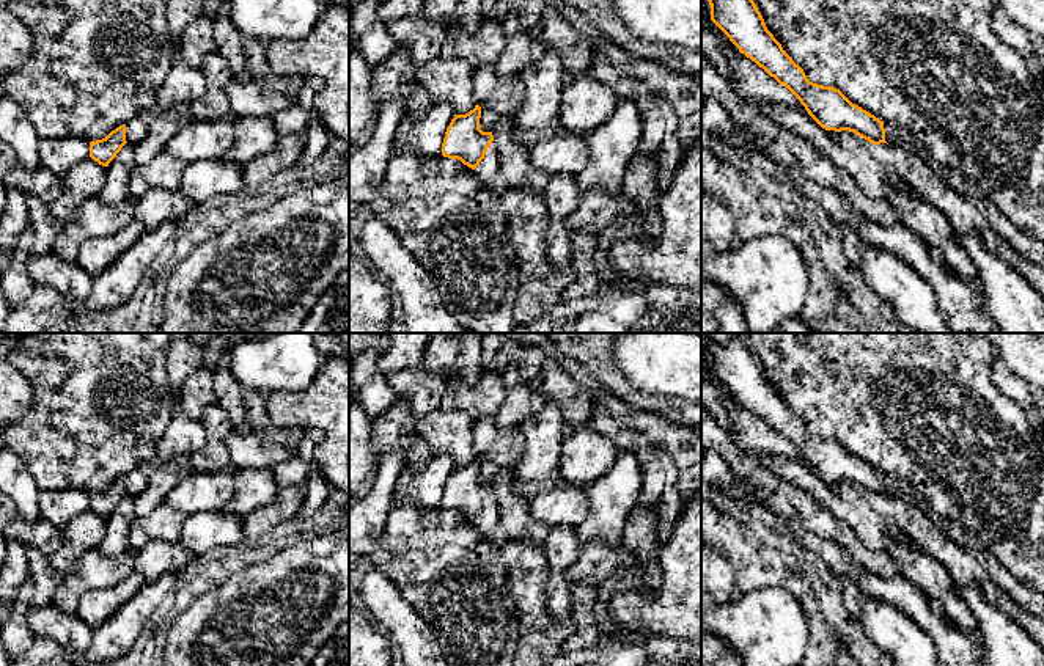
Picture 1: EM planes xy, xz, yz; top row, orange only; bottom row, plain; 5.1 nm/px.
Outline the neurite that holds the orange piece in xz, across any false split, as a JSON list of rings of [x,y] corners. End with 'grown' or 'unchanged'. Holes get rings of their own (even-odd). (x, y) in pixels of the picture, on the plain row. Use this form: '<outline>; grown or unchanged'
[[[481,459],[454,467],[442,495],[442,507],[458,510],[476,523],[486,540],[500,540],[498,509],[492,484],[480,481]]]; grown

